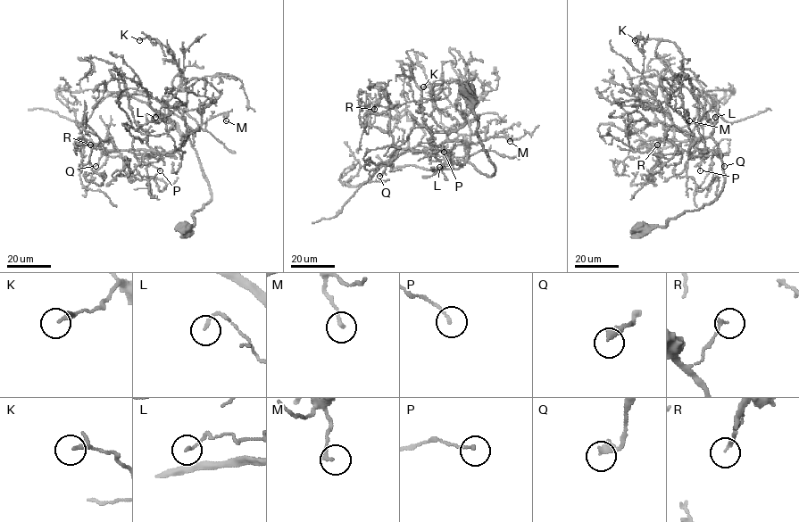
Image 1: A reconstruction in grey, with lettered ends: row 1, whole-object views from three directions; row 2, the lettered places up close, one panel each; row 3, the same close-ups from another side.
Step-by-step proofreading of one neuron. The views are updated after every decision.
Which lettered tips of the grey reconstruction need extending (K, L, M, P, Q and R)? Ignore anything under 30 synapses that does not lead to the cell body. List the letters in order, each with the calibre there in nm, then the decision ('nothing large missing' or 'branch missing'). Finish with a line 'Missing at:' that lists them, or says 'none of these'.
K: calibre 200 nm; nothing large missing
L: calibre 140 nm; nothing large missing
M: calibre 160 nm; nothing large missing
P: calibre 130 nm; nothing large missing
Q: calibre 340 nm; nothing large missing
R: calibre 160 nm; nothing large missing
Missing at: none of these

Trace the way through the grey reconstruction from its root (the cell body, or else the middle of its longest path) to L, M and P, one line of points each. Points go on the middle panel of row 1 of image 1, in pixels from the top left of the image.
L: (468, 91), (470, 107), (478, 120), (477, 134), (495, 171), (487, 176), (468, 162), (439, 167)
M: (468, 91), (480, 144), (495, 171), (487, 176), (465, 162), (470, 142), (501, 136), (510, 141)
P: (468, 91), (480, 144), (495, 171), (487, 176), (465, 162), (468, 146), (458, 140), (413, 153), (444, 152)

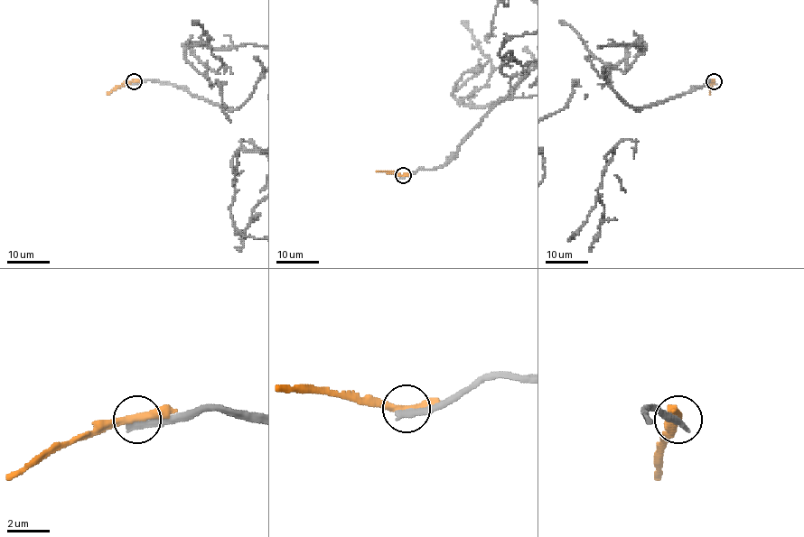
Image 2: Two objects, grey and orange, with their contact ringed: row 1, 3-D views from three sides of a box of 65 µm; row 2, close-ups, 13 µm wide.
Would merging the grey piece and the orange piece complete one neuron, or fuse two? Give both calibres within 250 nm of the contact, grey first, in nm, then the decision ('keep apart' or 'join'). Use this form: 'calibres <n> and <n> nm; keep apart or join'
calibres 340 and 320 nm; keep apart

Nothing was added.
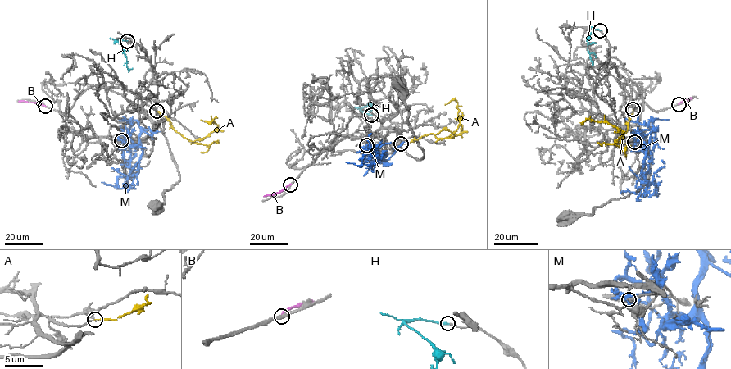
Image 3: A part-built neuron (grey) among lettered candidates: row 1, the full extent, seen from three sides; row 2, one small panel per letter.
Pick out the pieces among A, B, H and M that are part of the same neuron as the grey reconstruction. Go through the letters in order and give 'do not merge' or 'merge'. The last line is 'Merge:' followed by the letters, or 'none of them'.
A: merge
B: do not merge
H: merge
M: do not merge
Merge: A, H

